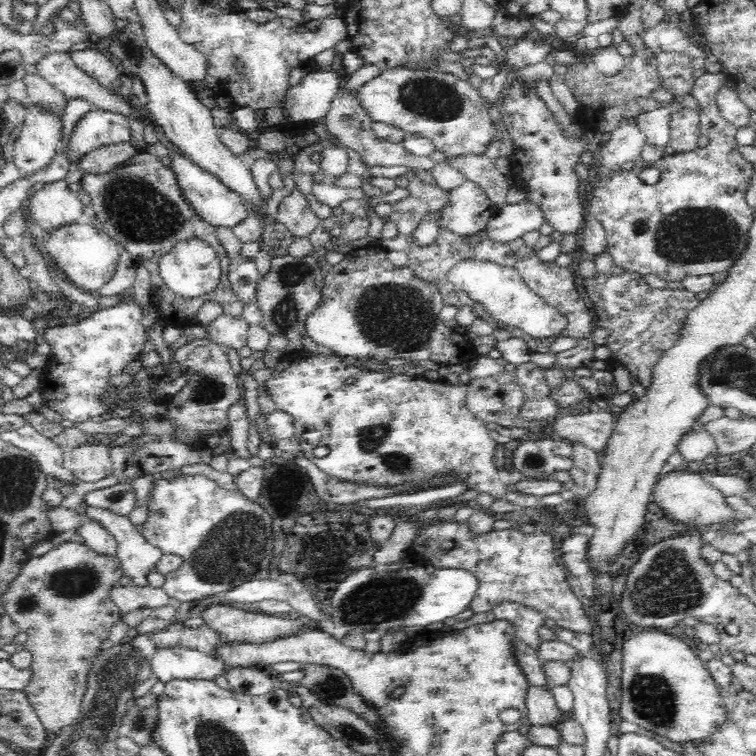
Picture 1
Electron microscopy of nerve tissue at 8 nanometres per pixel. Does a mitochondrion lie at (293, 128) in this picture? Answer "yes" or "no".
no

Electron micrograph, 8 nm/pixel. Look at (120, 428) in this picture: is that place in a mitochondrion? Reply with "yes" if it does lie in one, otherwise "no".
no

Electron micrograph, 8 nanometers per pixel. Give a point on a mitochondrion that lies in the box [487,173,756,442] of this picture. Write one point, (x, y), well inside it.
(691, 236)

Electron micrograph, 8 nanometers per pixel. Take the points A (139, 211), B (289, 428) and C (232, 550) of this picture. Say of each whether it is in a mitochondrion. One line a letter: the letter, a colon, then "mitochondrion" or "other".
A: mitochondrion
B: other
C: mitochondrion

